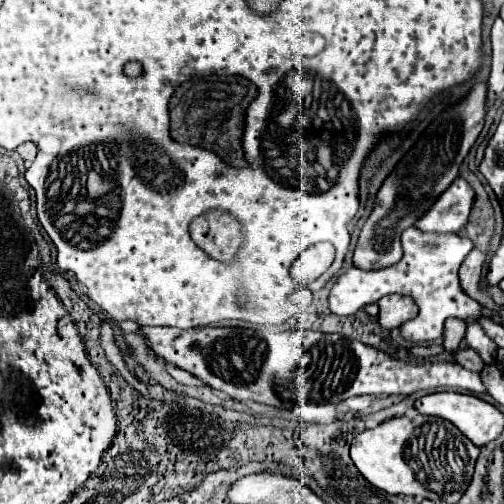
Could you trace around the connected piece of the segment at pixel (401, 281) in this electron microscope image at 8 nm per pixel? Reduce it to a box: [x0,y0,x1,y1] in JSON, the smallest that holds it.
[329,226,497,363]

